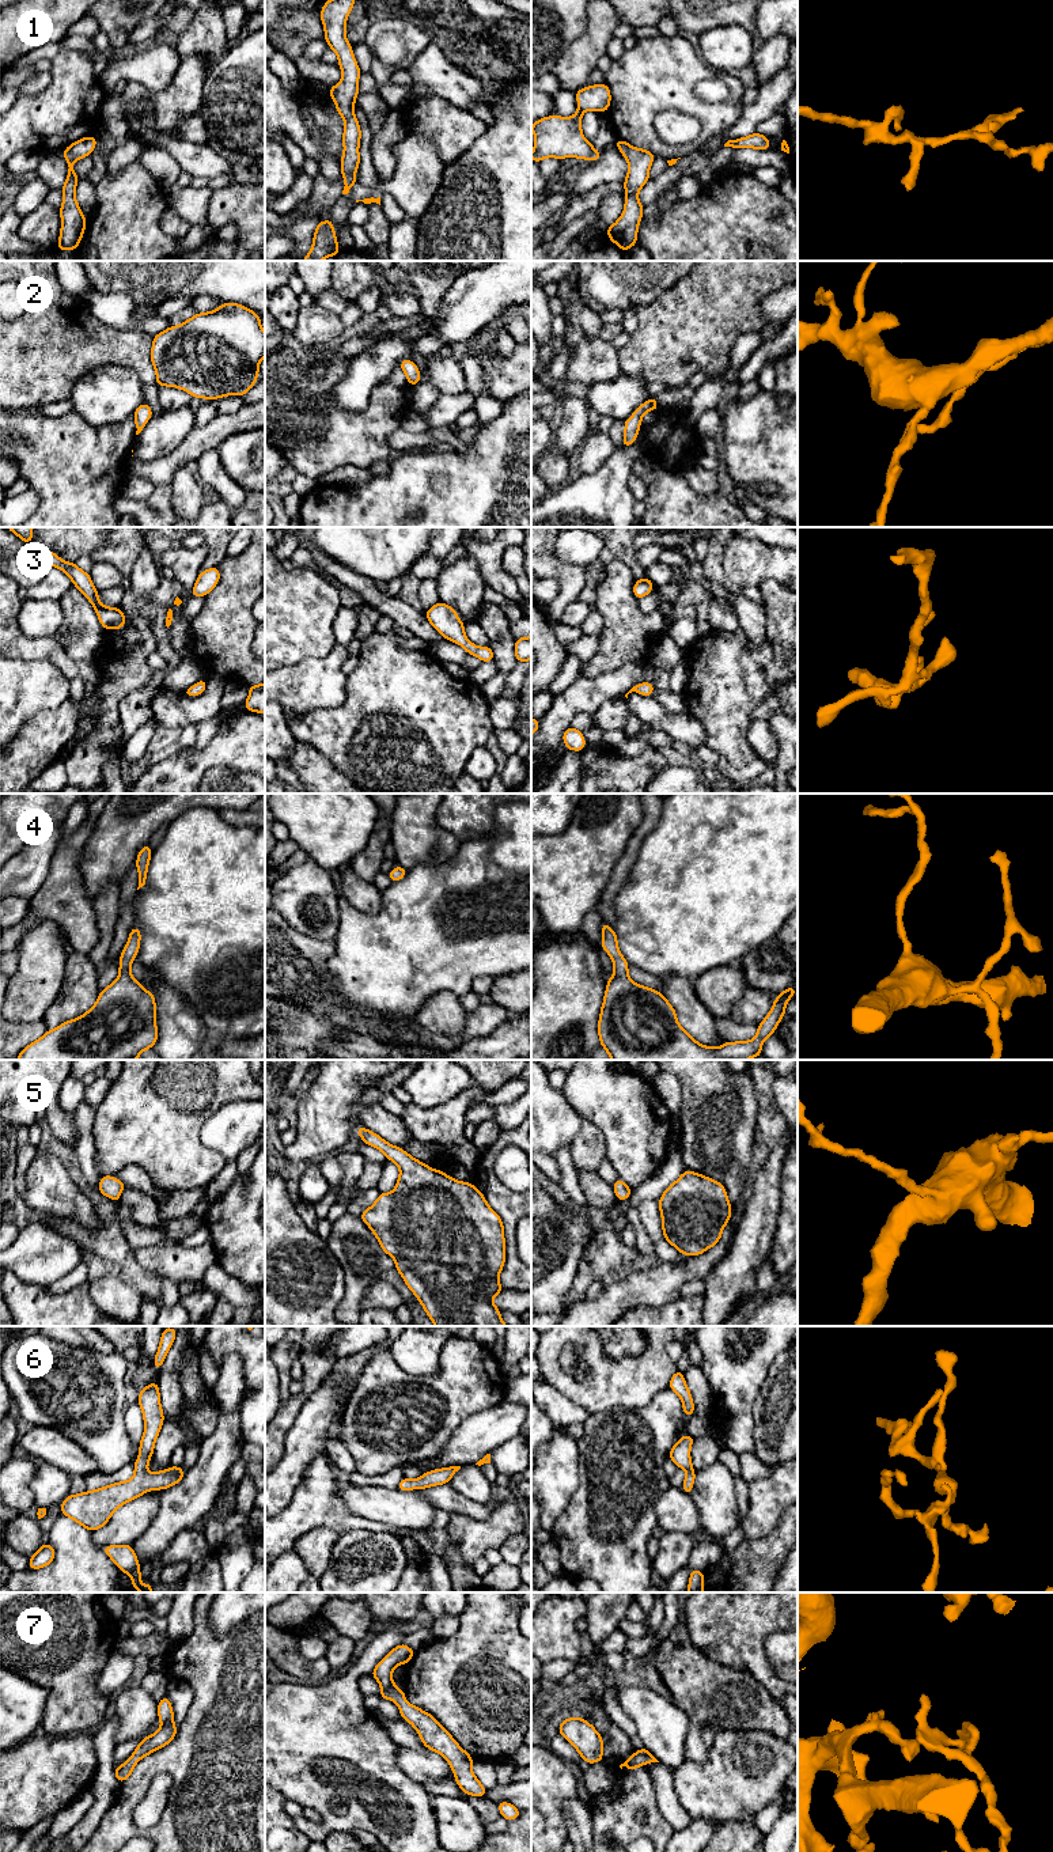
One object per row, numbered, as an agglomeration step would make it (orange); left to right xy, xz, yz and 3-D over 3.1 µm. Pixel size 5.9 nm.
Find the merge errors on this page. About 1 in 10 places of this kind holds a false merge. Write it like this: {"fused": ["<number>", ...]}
{"fused": []}

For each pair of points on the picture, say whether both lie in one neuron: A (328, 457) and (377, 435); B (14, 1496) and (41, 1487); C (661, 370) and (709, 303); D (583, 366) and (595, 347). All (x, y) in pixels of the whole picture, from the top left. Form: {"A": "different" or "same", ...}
{"A": "same", "B": "different", "C": "same", "D": "same"}

